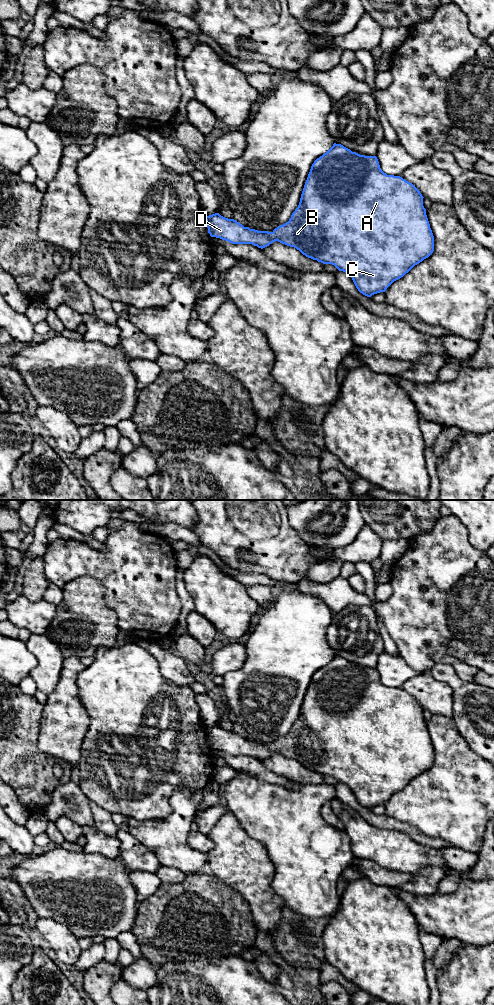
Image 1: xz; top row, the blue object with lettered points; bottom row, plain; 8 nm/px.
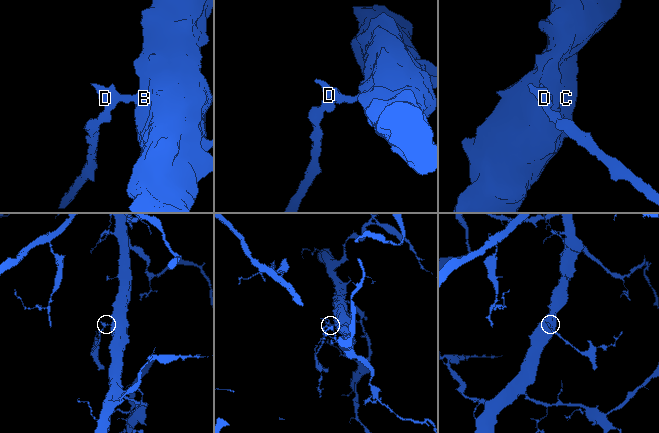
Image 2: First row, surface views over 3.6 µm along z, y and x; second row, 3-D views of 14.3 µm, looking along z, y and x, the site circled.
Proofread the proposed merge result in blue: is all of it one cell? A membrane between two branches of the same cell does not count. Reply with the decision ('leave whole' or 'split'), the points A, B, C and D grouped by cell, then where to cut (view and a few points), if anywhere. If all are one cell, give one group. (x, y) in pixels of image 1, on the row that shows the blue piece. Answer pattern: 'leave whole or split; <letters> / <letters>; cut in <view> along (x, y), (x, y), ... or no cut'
leave whole; A B C D; no cut

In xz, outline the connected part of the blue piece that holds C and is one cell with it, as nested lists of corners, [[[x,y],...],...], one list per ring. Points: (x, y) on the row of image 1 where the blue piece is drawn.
[[[334,143],[333,146],[322,156],[317,158],[311,166],[307,180],[305,182],[300,202],[298,207],[292,213],[288,222],[278,226],[272,232],[258,231],[244,227],[242,224],[234,219],[228,219],[221,216],[219,213],[215,213],[205,217],[208,233],[211,237],[220,238],[228,241],[232,244],[252,244],[258,248],[265,248],[275,241],[285,244],[290,247],[294,247],[299,250],[303,255],[313,260],[317,260],[323,264],[332,264],[339,271],[343,271],[348,274],[356,288],[360,293],[367,297],[371,297],[374,294],[385,292],[386,289],[396,280],[403,277],[408,273],[415,265],[428,258],[434,251],[434,236],[430,228],[430,224],[426,215],[426,209],[423,206],[423,196],[420,191],[410,182],[406,181],[400,176],[387,175],[384,173],[379,165],[376,156],[360,155],[356,152],[352,152],[350,149],[344,147],[341,144]]]

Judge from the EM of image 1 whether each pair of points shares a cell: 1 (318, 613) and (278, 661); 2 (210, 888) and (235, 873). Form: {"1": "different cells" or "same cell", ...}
{"1": "same cell", "2": "different cells"}

